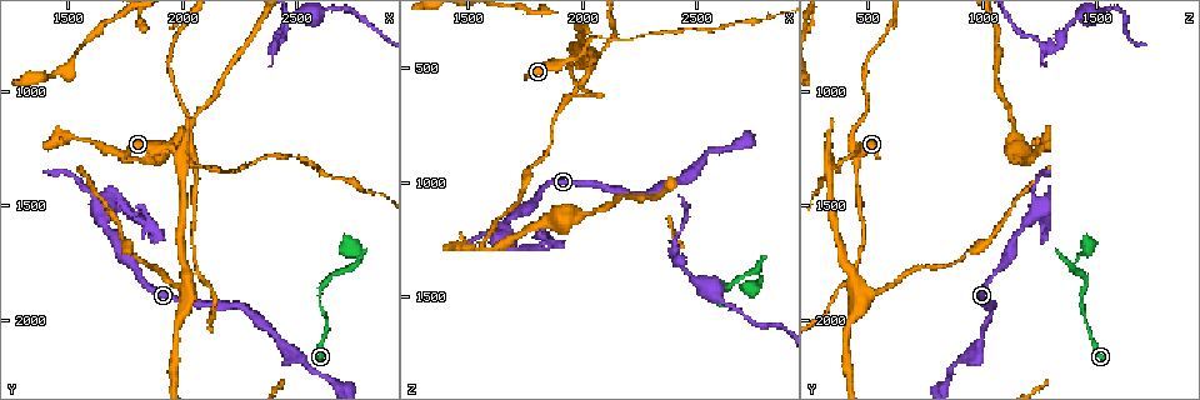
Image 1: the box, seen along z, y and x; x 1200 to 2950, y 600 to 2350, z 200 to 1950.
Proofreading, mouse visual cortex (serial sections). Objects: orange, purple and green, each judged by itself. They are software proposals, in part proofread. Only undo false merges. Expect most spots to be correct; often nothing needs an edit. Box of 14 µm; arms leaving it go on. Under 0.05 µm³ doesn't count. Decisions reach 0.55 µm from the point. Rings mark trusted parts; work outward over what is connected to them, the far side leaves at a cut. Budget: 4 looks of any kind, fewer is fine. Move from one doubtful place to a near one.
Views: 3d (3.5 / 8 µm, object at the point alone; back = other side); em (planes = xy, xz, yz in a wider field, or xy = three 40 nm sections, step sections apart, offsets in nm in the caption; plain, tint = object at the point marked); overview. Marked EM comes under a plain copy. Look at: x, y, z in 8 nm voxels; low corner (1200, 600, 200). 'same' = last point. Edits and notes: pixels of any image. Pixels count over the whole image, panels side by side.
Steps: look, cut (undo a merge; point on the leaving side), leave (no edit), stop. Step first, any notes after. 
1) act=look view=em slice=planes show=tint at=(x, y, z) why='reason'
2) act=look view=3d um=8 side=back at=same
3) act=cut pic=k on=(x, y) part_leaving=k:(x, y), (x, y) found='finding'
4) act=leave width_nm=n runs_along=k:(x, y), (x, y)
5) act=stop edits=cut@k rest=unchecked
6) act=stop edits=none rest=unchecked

act=look view=3d um=3.5 at=(2020, 1270, 410) why='calibre changes'

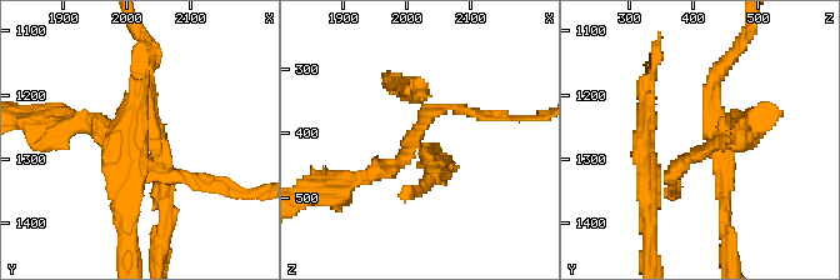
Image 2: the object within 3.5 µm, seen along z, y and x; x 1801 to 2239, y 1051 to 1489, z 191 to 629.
act=look view=em slice=xy step=1 show=tint at=(2015, 1270, 425) arms=4 arm_widths_nm=150,150,200,200 why='shape alone is not enough'

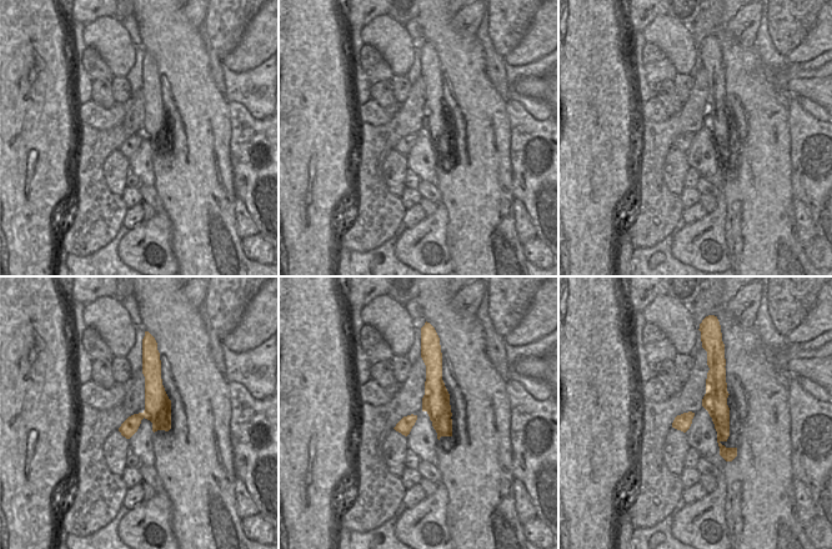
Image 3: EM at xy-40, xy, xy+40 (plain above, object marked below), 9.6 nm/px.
act=cut pic=2 on=(151, 96) width_nm=260 found='a second cell is stuck on'

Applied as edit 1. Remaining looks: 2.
act=look view=3d um=8 at=(2780, 1740, 1410) why='narrows sharply'

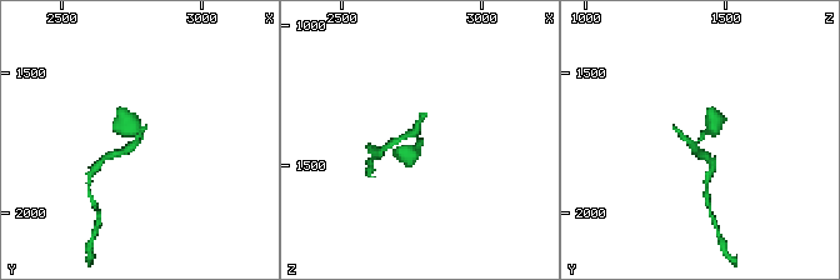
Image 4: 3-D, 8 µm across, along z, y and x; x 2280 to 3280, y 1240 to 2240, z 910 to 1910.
act=look view=em slice=xy step=2 show=tint at=(2790, 1740, 1420)

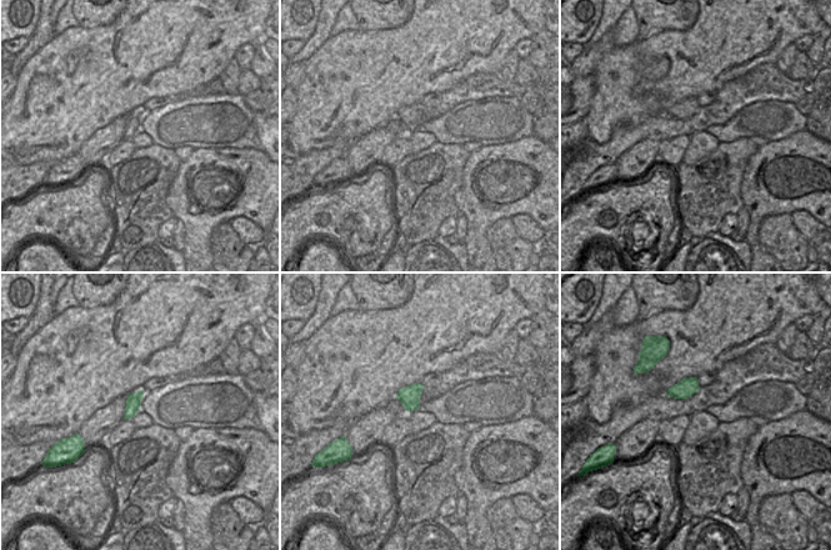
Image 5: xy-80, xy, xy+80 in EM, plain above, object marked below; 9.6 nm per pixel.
act=leave runs_along=4:(701, 154), (695, 144), (714, 125), (711, 114) found='continuous, no second cell'

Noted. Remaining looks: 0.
act=stop edits=cut@2 rest=unchecked

